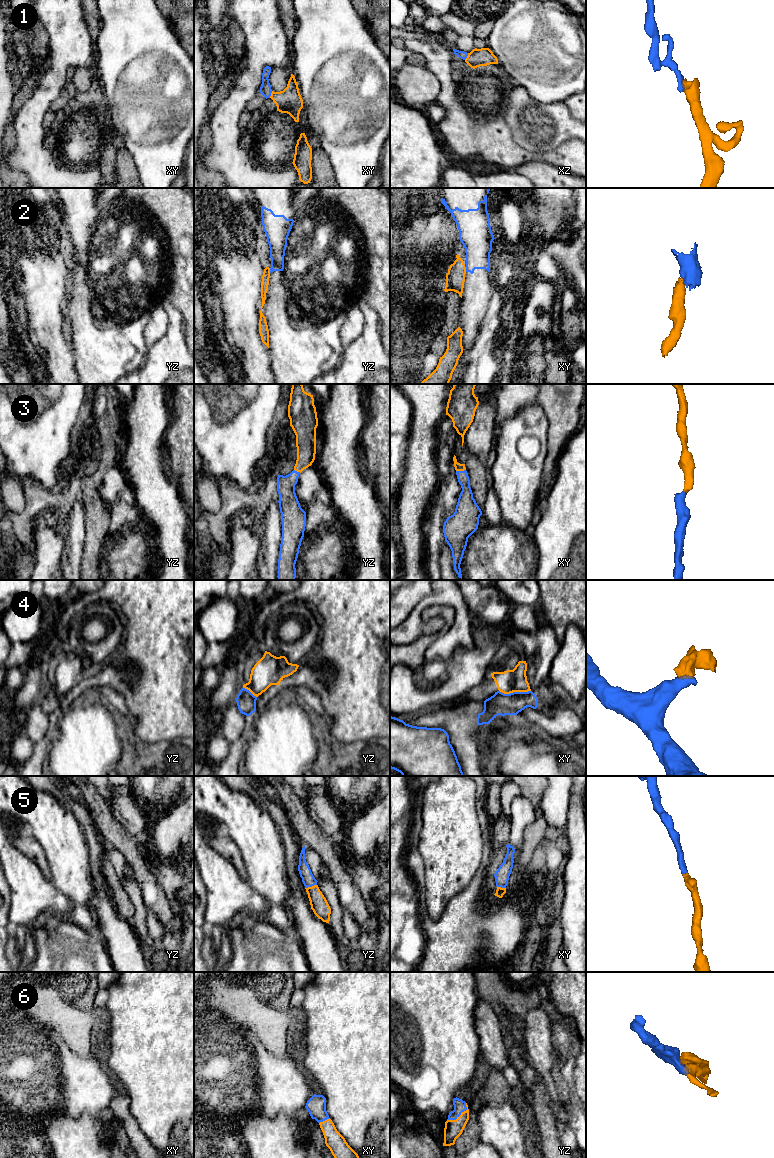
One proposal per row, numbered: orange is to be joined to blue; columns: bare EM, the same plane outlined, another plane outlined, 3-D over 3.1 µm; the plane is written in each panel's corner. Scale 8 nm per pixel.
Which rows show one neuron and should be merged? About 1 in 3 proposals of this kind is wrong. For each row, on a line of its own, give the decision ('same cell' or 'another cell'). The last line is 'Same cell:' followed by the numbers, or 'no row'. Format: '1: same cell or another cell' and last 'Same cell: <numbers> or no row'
1: another cell
2: another cell
3: same cell
4: another cell
5: same cell
6: same cell
Same cell: 3, 5, 6

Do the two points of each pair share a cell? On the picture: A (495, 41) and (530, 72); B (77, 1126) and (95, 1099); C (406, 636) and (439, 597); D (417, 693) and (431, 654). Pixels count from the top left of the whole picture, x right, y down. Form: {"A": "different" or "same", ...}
{"A": "same", "B": "different", "C": "same", "D": "different"}

